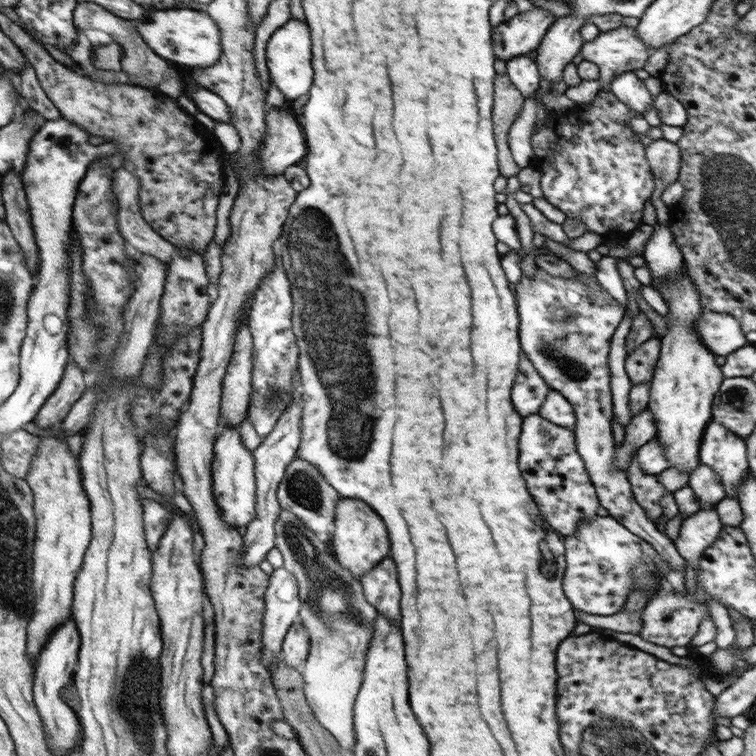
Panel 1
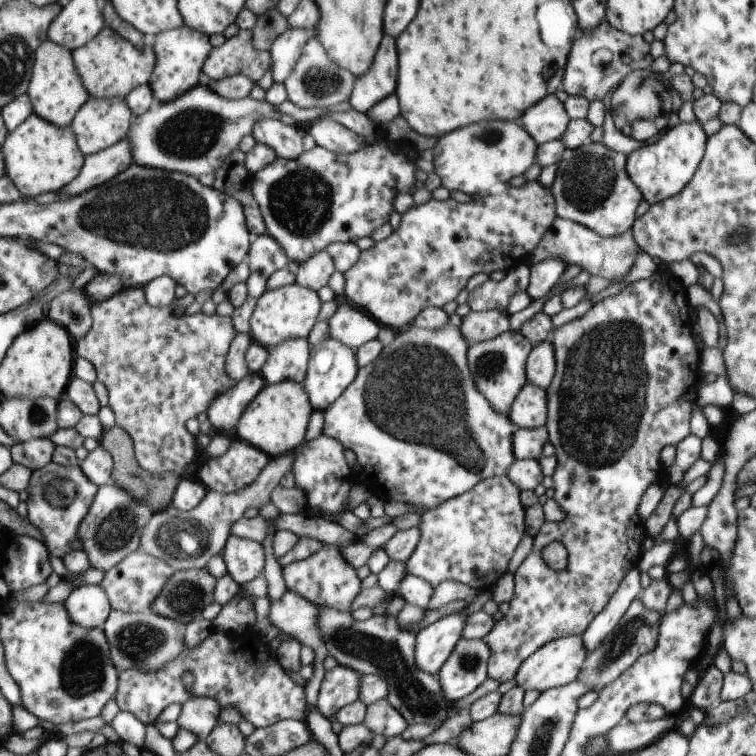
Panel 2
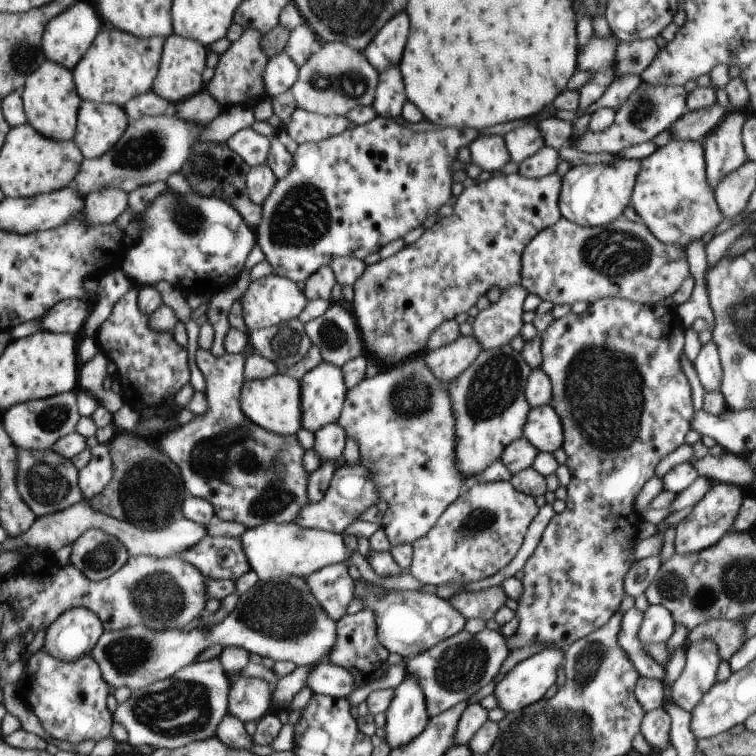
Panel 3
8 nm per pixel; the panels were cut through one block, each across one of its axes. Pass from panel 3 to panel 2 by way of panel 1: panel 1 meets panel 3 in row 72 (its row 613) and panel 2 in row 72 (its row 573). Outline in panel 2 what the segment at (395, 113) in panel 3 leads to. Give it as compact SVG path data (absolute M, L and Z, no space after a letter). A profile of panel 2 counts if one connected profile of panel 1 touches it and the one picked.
M384 35L372 66L358 76L350 96L350 106L366 114L384 98L395 94L397 88L398 56L396 40Z

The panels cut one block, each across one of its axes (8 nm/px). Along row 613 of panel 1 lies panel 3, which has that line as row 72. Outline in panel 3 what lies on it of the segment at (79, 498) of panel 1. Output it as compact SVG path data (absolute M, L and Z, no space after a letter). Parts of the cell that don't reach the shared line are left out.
M45 61L26 79L22 94L27 123L33 125L42 136L55 141L72 141L78 124L77 114L80 96L76 92L73 73L61 64Z

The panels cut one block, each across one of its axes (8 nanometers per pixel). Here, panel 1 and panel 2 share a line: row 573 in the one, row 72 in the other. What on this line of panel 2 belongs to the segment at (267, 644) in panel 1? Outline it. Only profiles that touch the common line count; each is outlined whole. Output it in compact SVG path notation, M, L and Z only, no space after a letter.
M289 28L272 43L270 71L274 83L282 84L290 76L308 39L304 28Z

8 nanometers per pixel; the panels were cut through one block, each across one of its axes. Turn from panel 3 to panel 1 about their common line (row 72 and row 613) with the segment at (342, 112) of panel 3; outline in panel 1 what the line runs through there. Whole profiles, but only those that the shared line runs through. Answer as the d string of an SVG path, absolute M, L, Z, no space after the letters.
M281 509L275 522L275 547L283 556L283 567L297 580L301 602L298 619L304 625L310 643L310 652L301 666L303 693L317 722L334 736L344 753L350 754L355 746L354 702L363 681L366 655L379 612L366 600L360 579L354 578L349 570L342 568L327 545L297 516Z

